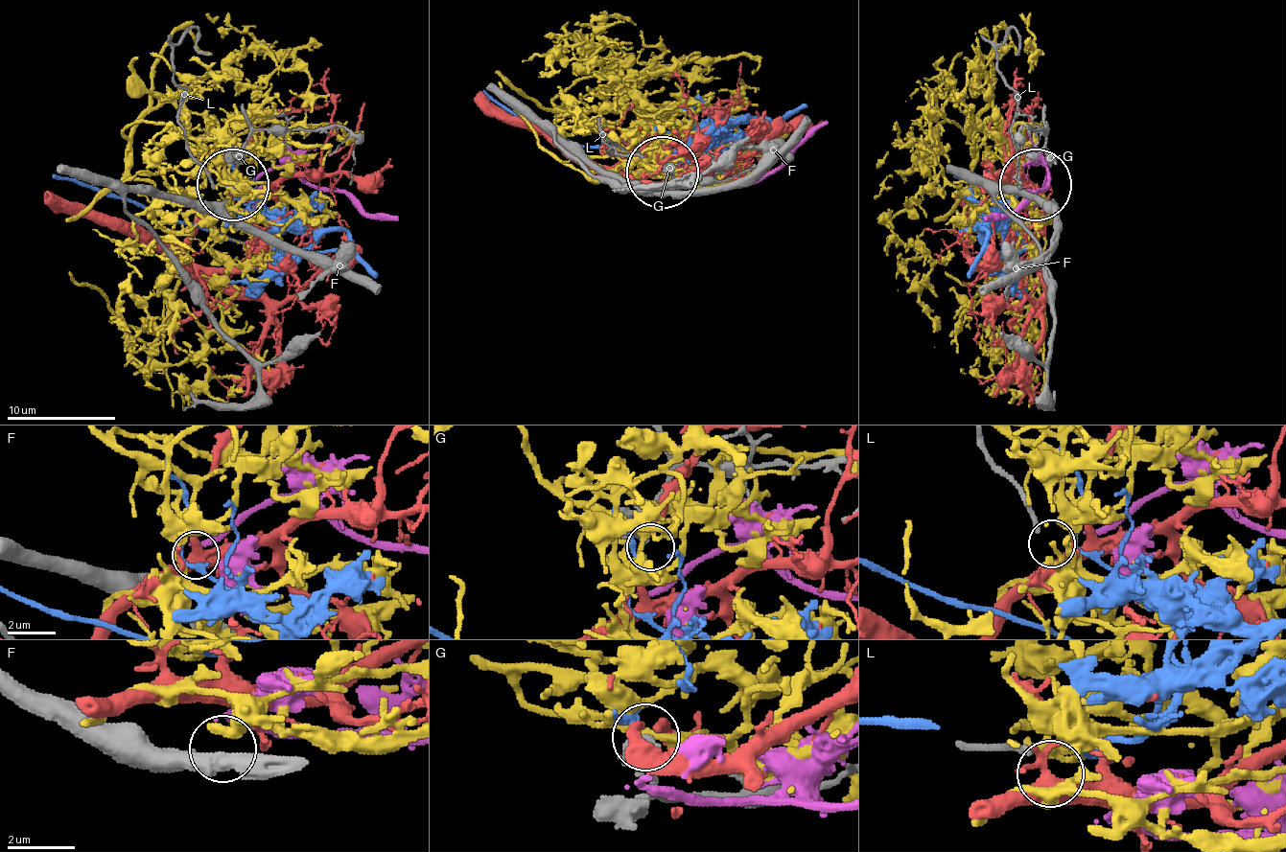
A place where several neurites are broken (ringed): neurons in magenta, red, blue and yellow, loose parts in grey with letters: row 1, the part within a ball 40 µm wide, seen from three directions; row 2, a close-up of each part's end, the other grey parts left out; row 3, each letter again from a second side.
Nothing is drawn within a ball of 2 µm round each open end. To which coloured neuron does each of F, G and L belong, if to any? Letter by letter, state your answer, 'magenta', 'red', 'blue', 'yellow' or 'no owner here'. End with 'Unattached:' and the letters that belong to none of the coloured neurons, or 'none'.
F: no owner here
G: no owner here
L: no owner here
Unattached: F, G, L

